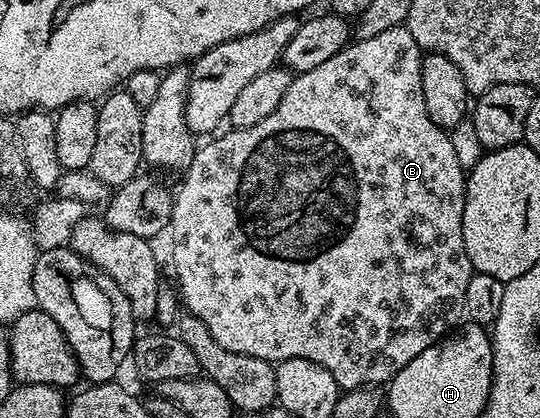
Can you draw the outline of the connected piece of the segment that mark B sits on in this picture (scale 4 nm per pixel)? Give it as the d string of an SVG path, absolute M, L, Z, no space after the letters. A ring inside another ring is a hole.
M404 25L387 28L387 32L381 33L380 36L371 36L371 40L350 41L348 46L342 48L335 56L331 56L331 60L326 60L324 64L318 64L316 68L311 68L311 72L296 75L287 88L287 96L283 96L283 100L279 100L279 108L275 108L275 112L271 112L271 116L267 116L267 120L259 120L259 124L255 124L249 130L230 129L228 131L230 134L225 134L222 138L214 137L209 140L214 140L214 142L196 147L191 164L183 171L182 178L185 179L182 180L181 187L175 190L173 200L171 231L173 230L173 270L177 273L175 285L184 309L199 320L203 320L203 324L207 324L211 336L215 336L215 340L219 344L223 344L223 348L227 348L227 352L255 356L274 364L280 364L292 358L306 358L327 368L331 372L331 376L335 376L338 387L342 391L358 390L360 386L380 387L382 384L388 384L404 366L409 366L411 360L415 360L415 356L419 356L419 352L423 352L423 348L433 346L436 342L441 341L458 325L457 321L462 321L465 313L467 280L471 280L471 276L475 273L471 260L467 256L467 248L463 244L463 208L465 207L467 172L459 164L459 159L455 157L455 148L451 148L451 140L446 130L437 126L435 120L431 120L431 116L427 116L427 104L423 100L422 57L423 51L419 48L419 44L415 44L415 36L411 36L411 32Z

